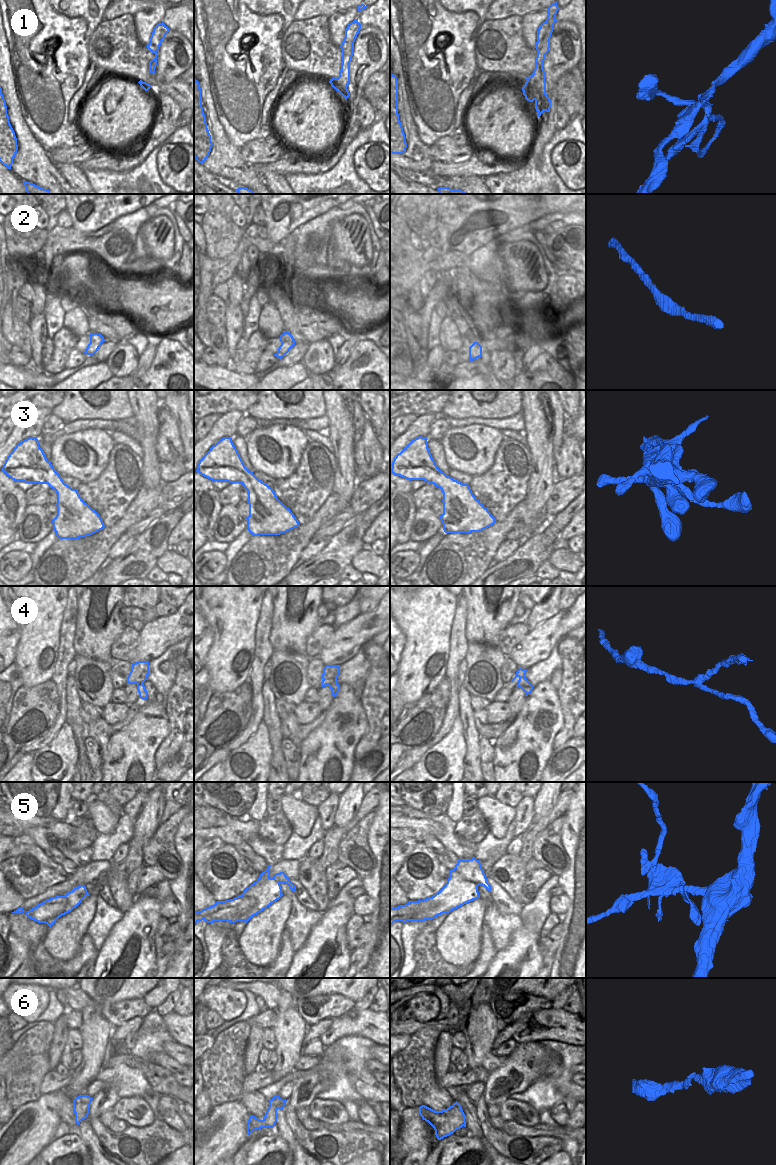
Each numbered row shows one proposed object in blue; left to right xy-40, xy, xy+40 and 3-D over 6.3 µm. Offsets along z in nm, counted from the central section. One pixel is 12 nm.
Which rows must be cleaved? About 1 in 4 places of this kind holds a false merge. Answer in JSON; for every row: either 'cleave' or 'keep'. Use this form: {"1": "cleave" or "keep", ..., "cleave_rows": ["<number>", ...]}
{"1": "cleave", "2": "keep", "3": "keep", "4": "cleave", "5": "cleave", "6": "keep", "cleave_rows": ["1", "4", "5"]}

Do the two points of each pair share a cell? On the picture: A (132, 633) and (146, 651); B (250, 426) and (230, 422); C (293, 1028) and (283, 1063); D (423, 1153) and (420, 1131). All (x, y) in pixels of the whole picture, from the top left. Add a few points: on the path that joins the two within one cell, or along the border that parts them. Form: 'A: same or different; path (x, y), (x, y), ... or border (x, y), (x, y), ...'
A: different; border (139, 632), (139, 641), (127, 654), (126, 659)
B: different; border (246, 414), (239, 421), (236, 434)
C: same; path (289, 1037), (288, 1054)
D: different; border (432, 1145), (421, 1147), (411, 1154)

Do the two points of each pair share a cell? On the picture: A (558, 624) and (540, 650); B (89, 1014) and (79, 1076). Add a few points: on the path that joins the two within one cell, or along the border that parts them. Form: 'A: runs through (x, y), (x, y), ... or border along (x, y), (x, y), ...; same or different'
A: runs through (552, 630), (540, 644); same
B: border along (83, 1021), (92, 1020), (100, 1014), (111, 1026); different

